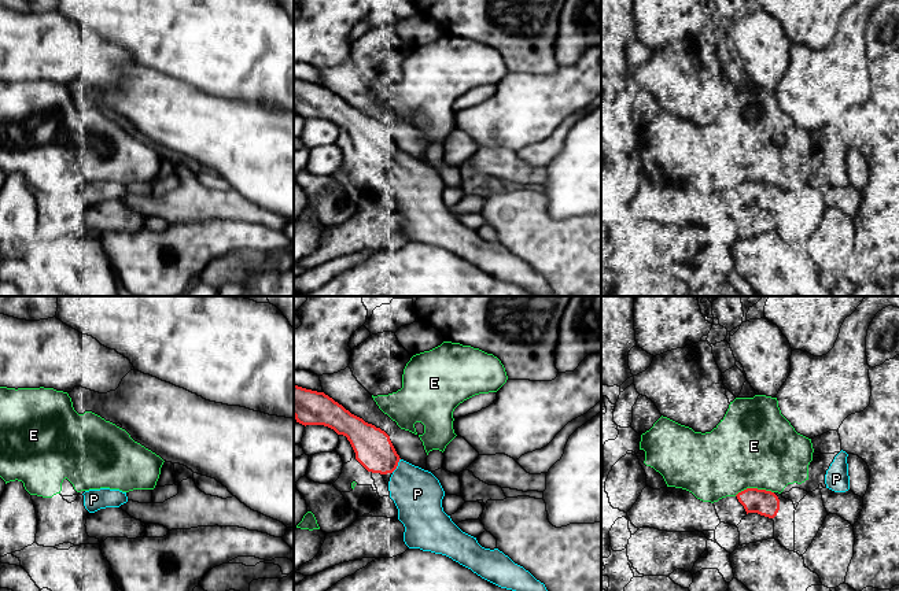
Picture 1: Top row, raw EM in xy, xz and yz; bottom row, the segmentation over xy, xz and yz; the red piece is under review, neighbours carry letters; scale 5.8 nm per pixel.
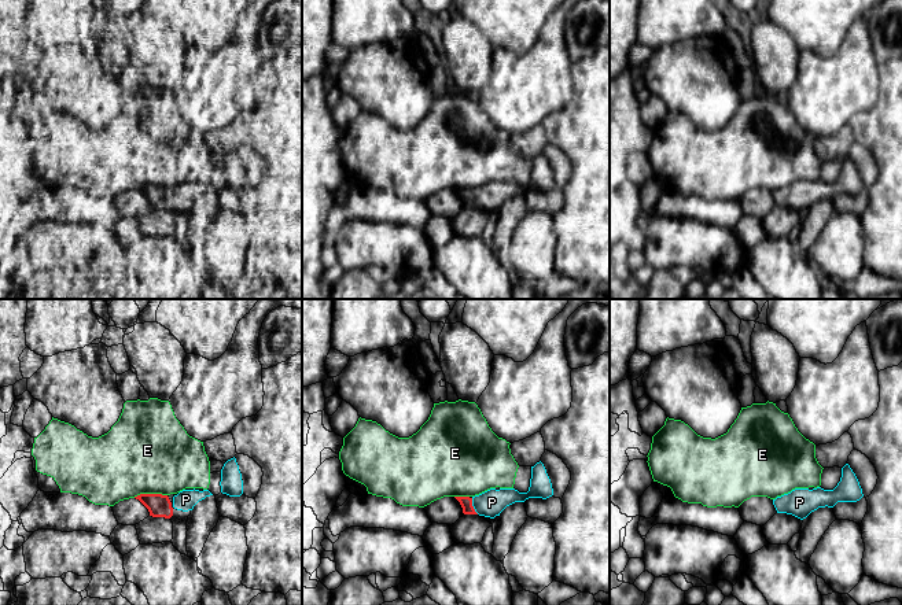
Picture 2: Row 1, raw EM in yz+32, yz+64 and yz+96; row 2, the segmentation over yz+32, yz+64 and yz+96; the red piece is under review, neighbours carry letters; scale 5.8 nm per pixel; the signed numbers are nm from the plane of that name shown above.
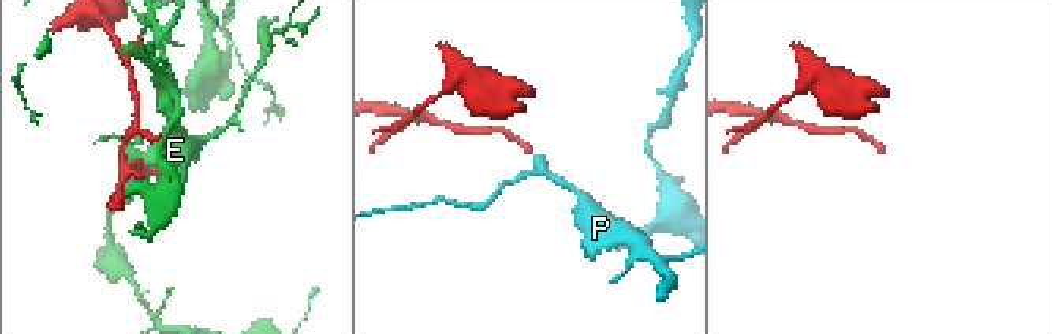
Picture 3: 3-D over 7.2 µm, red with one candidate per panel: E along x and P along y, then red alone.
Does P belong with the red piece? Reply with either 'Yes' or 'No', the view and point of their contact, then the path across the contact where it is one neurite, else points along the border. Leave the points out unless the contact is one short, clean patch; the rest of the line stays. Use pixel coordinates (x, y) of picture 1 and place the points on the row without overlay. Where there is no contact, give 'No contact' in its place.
Yes. Touches red at xz (397, 158)

